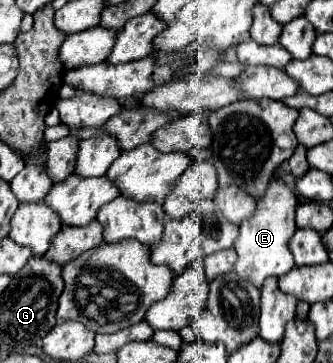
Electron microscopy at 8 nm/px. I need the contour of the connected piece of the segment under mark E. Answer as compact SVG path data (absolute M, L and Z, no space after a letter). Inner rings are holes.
M270 181L264 197L256 205L256 213L252 215L252 219L240 225L240 235L234 243L234 249L238 253L236 273L244 281L250 281L254 287L260 289L266 277L270 275L278 277L282 273L288 273L294 267L294 257L288 249L288 243L296 231L294 211L296 211L296 199L292 191L282 181Z

